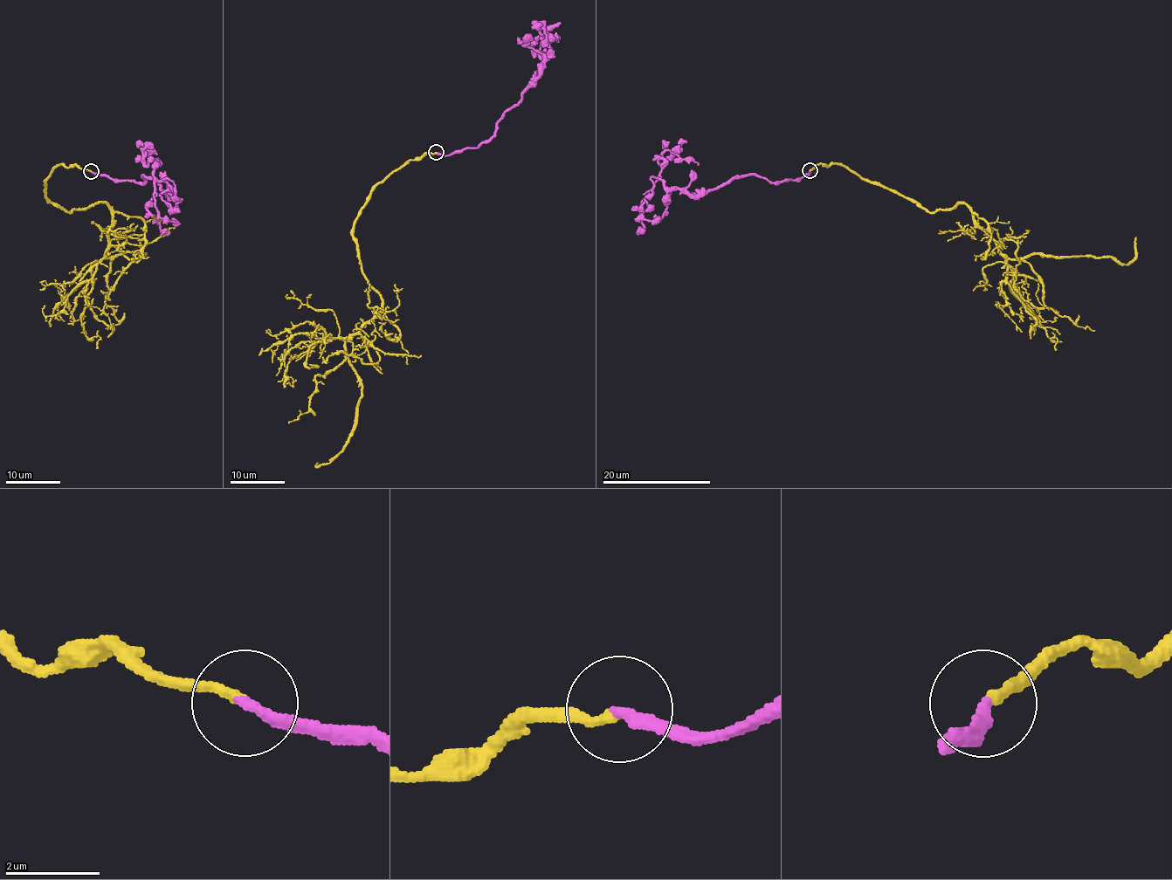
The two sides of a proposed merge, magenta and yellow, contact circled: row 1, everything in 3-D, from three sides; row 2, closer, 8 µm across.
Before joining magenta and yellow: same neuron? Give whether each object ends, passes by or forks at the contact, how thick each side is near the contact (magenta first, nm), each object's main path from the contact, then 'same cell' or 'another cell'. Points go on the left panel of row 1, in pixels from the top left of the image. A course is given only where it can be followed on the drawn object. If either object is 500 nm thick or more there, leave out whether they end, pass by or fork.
magenta ends; yellow ends; calibres 240 and 180 nm; course magenta (91, 171), (155, 179), (174, 195), (145, 153), (161, 166); course yellow (91, 171), (56, 164), (45, 196), (71, 212), (105, 202), (106, 257), (146, 255), (129, 260), (113, 235); same cell

